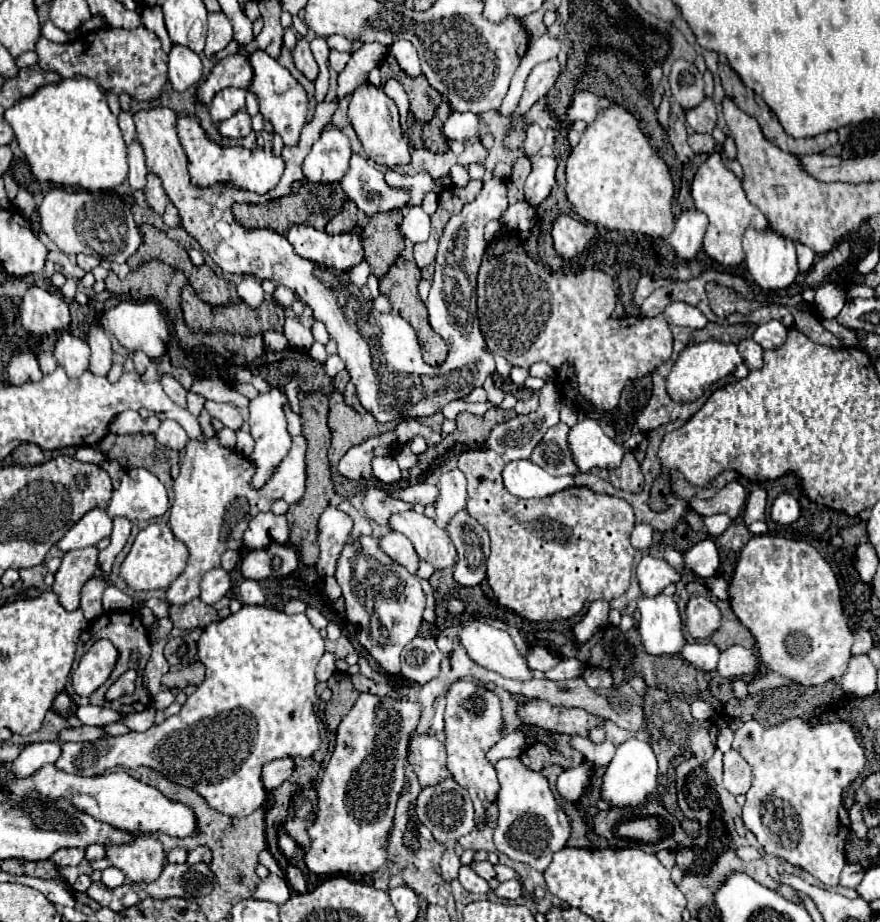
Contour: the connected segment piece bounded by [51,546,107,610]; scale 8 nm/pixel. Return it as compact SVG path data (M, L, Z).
M95 546L71 550L65 552L51 590L59 596L59 602L67 610L75 610L79 608L79 592L83 584L93 576L107 576L99 568L99 550Z

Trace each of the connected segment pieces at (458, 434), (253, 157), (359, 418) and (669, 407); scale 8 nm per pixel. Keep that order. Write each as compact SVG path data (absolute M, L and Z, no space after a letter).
M491 406L485 412L485 416L475 416L475 414L469 414L469 412L461 412L457 416L457 430L453 434L449 434L441 444L433 446L433 452L439 456L445 450L449 450L455 442L461 442L461 444L483 442L489 436L493 424L499 424L503 420L509 420L513 414L515 414L515 410L505 412L499 406Z
M179 116L177 118L177 132L181 138L181 144L185 148L187 160L189 160L189 174L191 182L195 186L211 186L215 182L231 182L239 188L245 188L255 194L267 194L271 188L279 184L279 178L285 170L283 156L275 156L273 152L265 150L245 150L245 148L221 148L205 138L203 128L199 126L197 118Z
M341 392L331 394L329 408L331 408L329 428L333 432L331 434L333 440L331 440L331 448L329 448L329 460L333 466L339 462L339 458L351 446L357 446L371 436L379 436L379 434L395 428L395 420L391 420L387 424L379 424L375 420L375 416L371 416L369 412L359 414L357 410L353 410L351 406L345 404Z
M675 340L673 344L673 356L661 364L659 368L655 368L651 372L651 378L653 378L653 396L649 400L649 404L645 406L645 410L641 412L641 416L637 418L637 426L643 430L643 432L649 432L653 428L659 428L661 424L667 424L667 422L675 422L675 420L689 420L701 406L703 406L703 398L697 400L697 402L673 402L669 398L669 394L665 392L665 378L669 374L669 368L673 366L675 358L679 356L679 352L685 348L683 342Z

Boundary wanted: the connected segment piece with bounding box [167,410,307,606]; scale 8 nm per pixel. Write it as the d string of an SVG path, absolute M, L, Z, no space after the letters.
M203 410L197 420L201 424L203 440L193 438L187 442L185 456L181 460L181 472L173 484L175 500L169 510L169 526L173 534L189 548L189 562L183 574L167 588L167 602L177 606L187 604L199 596L201 576L207 570L219 566L221 554L225 550L243 548L243 532L259 512L269 512L271 504L279 498L283 498L287 504L299 502L303 498L307 482L307 440L303 436L293 438L289 454L281 460L279 468L275 468L267 484L263 484L263 488L251 488L251 476L255 474L255 466L251 464L251 460L237 454L235 450L221 446L219 432L211 424L211 414L207 410Z

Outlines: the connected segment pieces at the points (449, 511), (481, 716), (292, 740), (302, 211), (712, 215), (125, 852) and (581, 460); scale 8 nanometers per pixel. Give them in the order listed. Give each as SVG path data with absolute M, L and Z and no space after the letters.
M459 468L455 470L449 470L445 472L441 478L439 478L439 496L437 496L437 502L435 502L435 510L437 510L437 516L435 516L435 524L439 528L447 528L449 520L465 508L465 498L467 498L467 482L465 482L465 476Z
M457 680L451 684L451 692L445 708L445 748L447 748L447 770L453 780L463 786L475 808L475 824L481 830L485 826L485 810L499 796L499 780L493 762L487 760L487 752L503 738L503 718L499 698L487 688L475 686L471 680Z
M243 604L237 614L229 614L225 620L211 622L203 630L197 642L197 656L205 666L205 680L187 698L179 714L167 718L163 724L155 724L147 732L109 736L93 744L63 742L55 768L77 776L97 776L115 766L149 766L165 774L169 780L197 790L207 800L207 804L221 814L249 816L253 810L261 808L267 798L261 784L263 764L287 756L309 758L321 746L313 704L317 702L315 664L319 664L323 654L325 640L305 614L287 614L265 606Z
M305 182L297 192L283 196L279 200L269 200L265 204L235 204L233 214L245 228L271 228L279 234L285 234L291 224L311 224L317 230L323 230L325 224L341 210L345 202L345 192L339 182L323 184L323 182Z
M713 152L699 166L699 170L693 178L693 184L691 184L691 196L695 200L695 208L705 212L709 218L709 228L705 232L703 250L723 266L741 264L745 258L741 238L743 238L743 232L749 226L751 218L755 216L755 208L749 204L749 200L741 188L741 180L723 164L719 152Z
M135 836L127 844L107 844L105 858L91 862L93 870L105 870L107 866L119 868L129 882L155 880L165 864L163 844L155 836Z
M581 418L569 430L569 448L581 474L591 468L617 468L627 448L615 444L593 418Z

